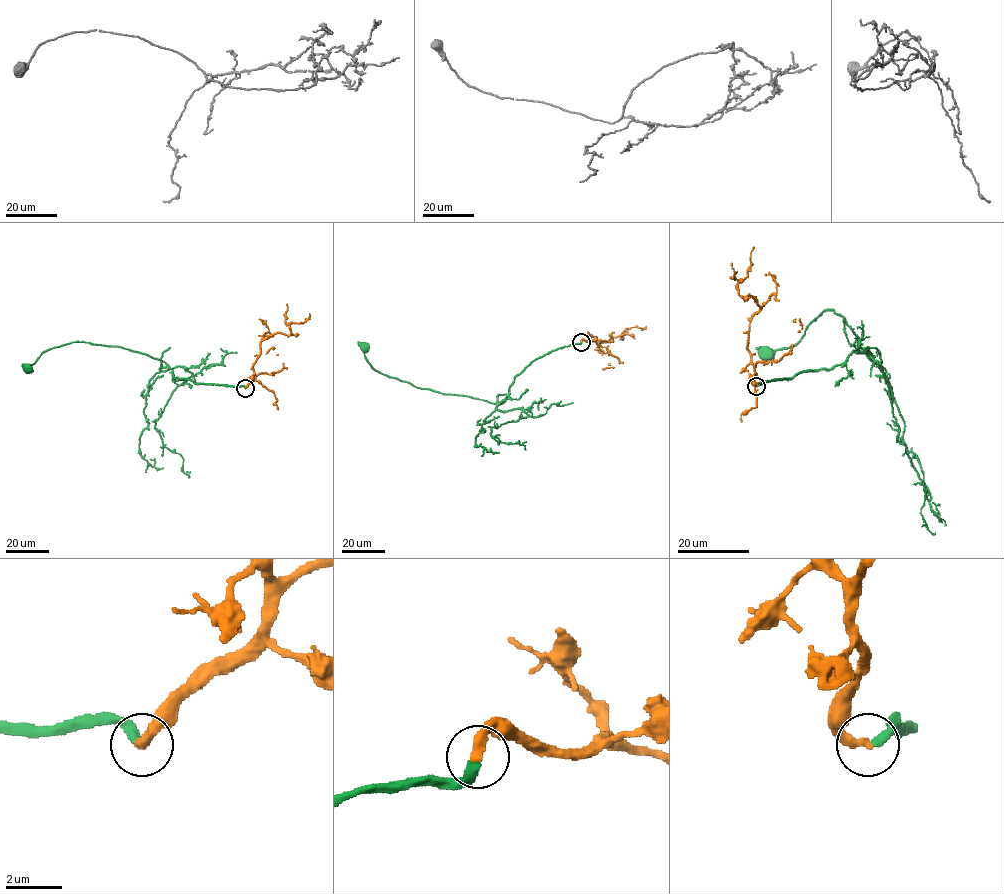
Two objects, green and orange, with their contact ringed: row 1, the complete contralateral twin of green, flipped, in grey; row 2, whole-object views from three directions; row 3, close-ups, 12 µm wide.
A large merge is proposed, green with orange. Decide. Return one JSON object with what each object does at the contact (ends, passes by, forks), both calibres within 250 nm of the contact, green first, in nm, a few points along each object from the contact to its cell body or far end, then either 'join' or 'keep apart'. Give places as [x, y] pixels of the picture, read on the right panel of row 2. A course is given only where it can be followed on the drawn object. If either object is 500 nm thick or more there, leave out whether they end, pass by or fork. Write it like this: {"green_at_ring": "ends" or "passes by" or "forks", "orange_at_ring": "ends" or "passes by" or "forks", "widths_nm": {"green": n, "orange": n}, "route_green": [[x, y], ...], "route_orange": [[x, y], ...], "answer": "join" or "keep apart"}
{"green_at_ring": "ends", "orange_at_ring": "ends", "widths_nm": {"green": 320, "orange": 360}, "route_green": [[757, 386], [841, 365], [858, 347], [860, 340], [843, 317], [829, 309], [810, 325], [795, 344], [767, 357]], "route_orange": [[757, 386], [747, 340], [749, 319], [759, 307], [749, 295], [744, 299], [739, 294], [731, 263]], "answer": "join"}

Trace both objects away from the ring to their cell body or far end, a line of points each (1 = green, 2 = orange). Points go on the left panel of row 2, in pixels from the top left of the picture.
1: (245, 388), (194, 383), (174, 377), (163, 362), (146, 355), (81, 342), (45, 351), (28, 370)
2: (245, 388), (254, 378), (253, 366), (260, 343), (277, 333), (290, 335), (289, 324), (303, 323), (309, 313)

